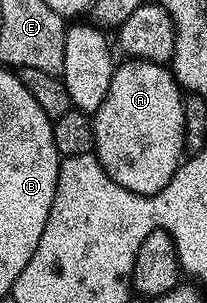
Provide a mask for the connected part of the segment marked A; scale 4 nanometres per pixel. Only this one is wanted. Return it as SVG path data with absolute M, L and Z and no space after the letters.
M124 59L115 66L105 99L91 118L94 152L114 183L140 197L153 197L170 183L185 152L184 98L171 68L161 62Z

